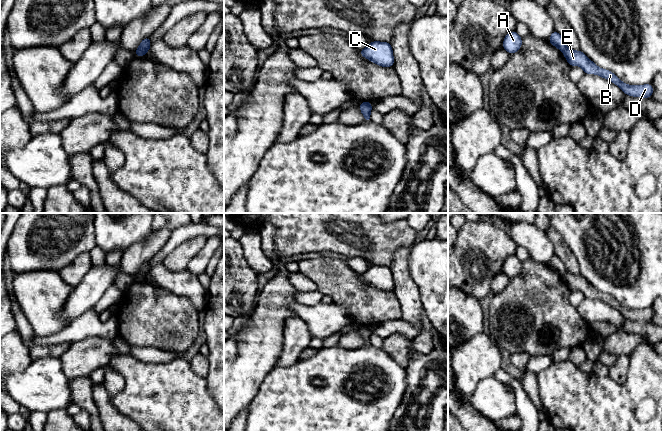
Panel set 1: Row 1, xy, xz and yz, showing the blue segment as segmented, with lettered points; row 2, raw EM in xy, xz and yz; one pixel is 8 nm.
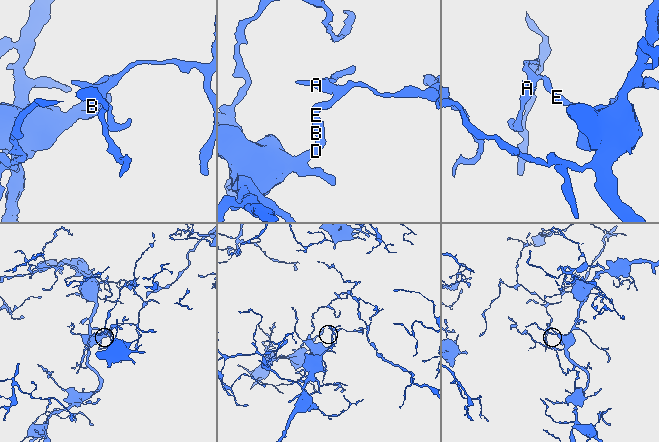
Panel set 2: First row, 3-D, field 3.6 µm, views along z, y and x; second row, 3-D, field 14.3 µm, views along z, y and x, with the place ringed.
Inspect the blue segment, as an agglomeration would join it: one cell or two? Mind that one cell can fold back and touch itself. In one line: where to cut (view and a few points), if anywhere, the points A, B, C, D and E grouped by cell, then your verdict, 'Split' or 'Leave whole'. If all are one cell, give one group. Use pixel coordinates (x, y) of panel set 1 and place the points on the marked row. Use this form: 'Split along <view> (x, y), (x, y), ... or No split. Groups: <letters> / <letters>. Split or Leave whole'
Split along xy (138, 49), (146, 52). Groups: A C / B D E. Split

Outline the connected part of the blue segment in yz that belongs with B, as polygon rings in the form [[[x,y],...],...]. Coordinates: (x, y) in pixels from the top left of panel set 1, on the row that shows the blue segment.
[[[566,48],[563,54],[568,61],[570,67],[578,65],[583,69],[586,74],[596,74],[599,75],[614,84],[616,84],[626,95],[634,97],[651,98],[653,94],[652,84],[645,84],[640,86],[627,85],[622,82],[614,73],[606,69],[599,68],[595,63],[593,63],[583,52],[574,51],[572,49]]]

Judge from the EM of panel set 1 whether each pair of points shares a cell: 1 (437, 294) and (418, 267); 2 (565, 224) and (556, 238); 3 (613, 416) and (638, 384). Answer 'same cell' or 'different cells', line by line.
1: same cell
2: different cells
3: same cell

